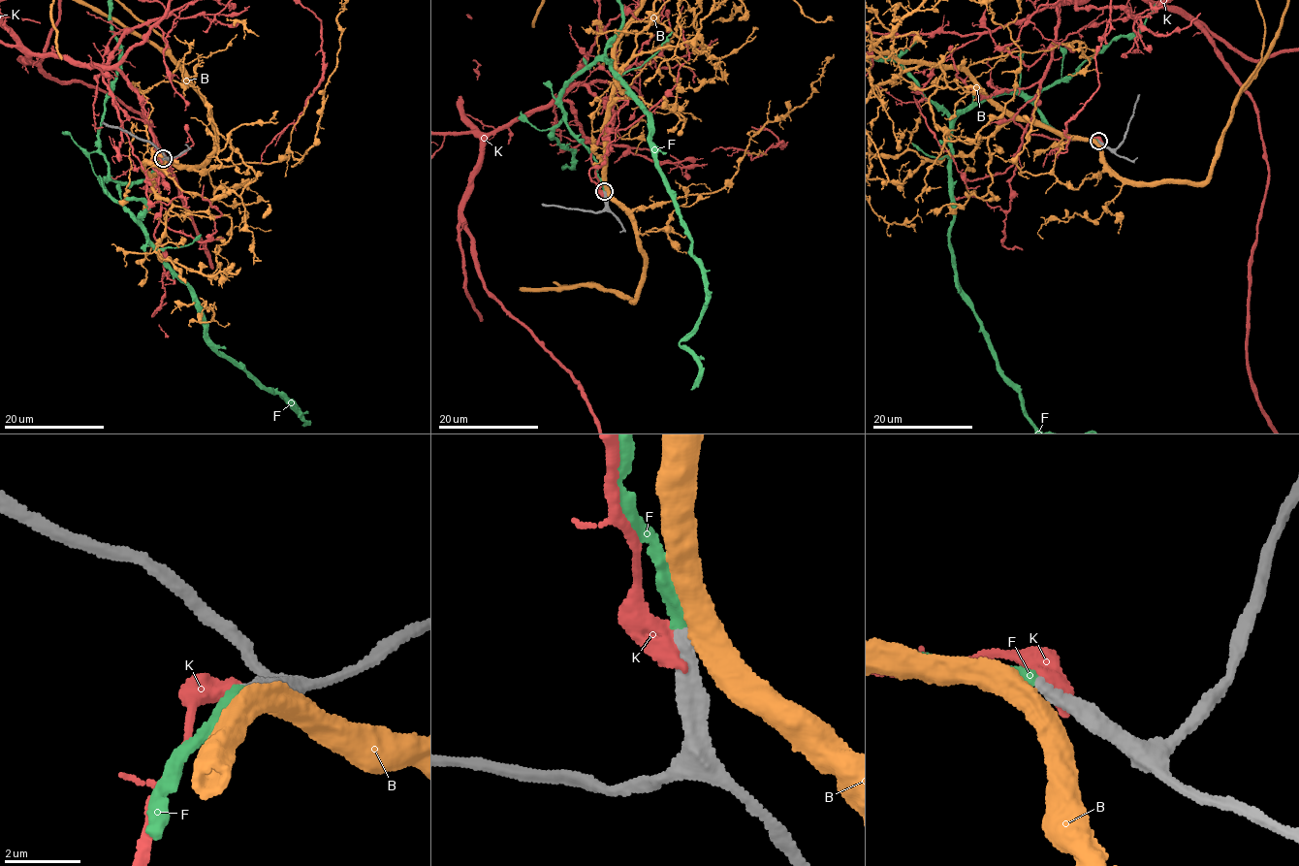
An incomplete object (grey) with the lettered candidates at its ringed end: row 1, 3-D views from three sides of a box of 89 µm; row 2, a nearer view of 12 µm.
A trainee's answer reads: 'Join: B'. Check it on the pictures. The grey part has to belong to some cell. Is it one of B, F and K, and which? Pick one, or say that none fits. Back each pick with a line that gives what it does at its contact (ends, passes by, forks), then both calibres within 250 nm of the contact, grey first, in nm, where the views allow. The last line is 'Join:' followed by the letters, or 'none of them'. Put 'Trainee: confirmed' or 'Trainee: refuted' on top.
Trainee: refuted
F: it ends; calibres 360 and 320 nm
Join: F

